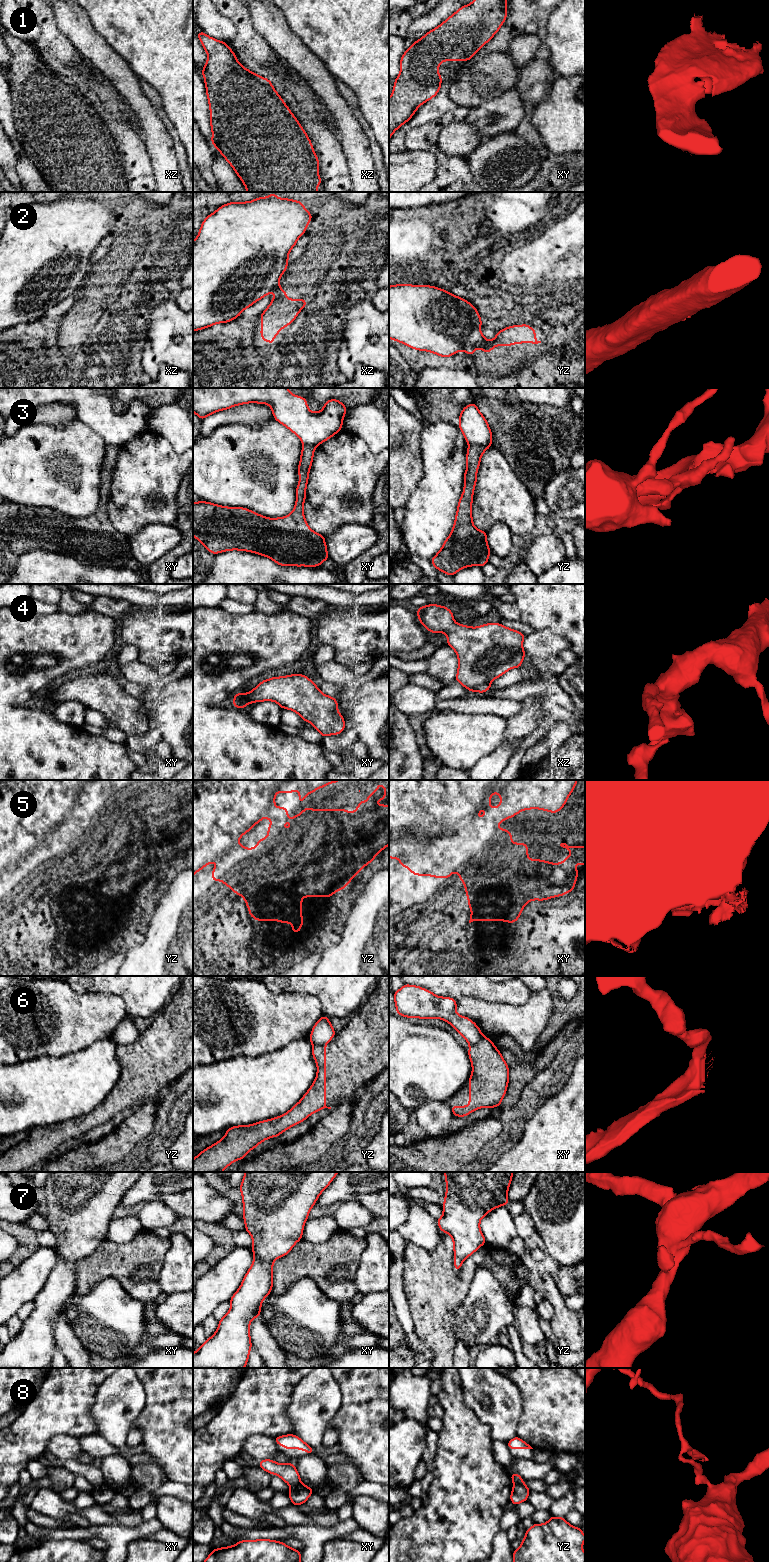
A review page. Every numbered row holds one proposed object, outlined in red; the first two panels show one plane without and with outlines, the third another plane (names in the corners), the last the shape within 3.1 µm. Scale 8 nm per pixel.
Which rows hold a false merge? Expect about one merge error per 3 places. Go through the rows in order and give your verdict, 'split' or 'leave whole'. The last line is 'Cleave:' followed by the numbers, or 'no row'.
1: leave whole
2: split
3: split
4: leave whole
5: split
6: split
7: leave whole
8: split
Cleave: 2, 3, 5, 6, 8

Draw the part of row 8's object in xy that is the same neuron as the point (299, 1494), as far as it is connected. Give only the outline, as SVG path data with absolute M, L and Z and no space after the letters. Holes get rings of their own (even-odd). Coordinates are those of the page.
M303 1483L293 1486L290 1488L288 1494L291 1500L291 1503L296 1506L300 1506L305 1503L310 1495L314 1492L314 1489L306 1486Z

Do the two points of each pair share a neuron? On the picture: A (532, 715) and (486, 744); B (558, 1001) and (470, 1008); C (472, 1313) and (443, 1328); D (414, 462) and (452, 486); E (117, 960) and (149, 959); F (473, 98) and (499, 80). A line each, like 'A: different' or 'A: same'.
A: different
B: different
C: different
D: different
E: different
F: same

